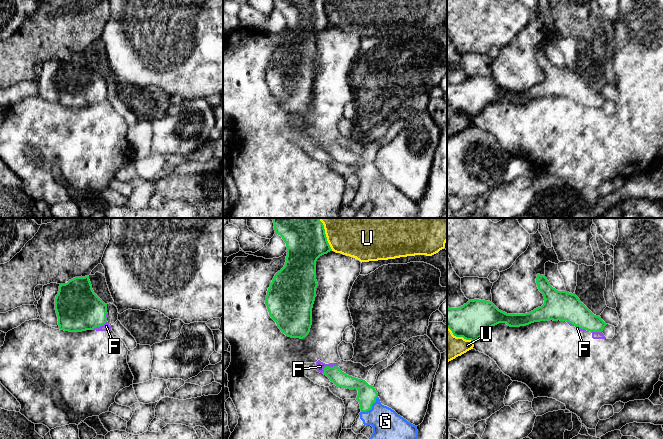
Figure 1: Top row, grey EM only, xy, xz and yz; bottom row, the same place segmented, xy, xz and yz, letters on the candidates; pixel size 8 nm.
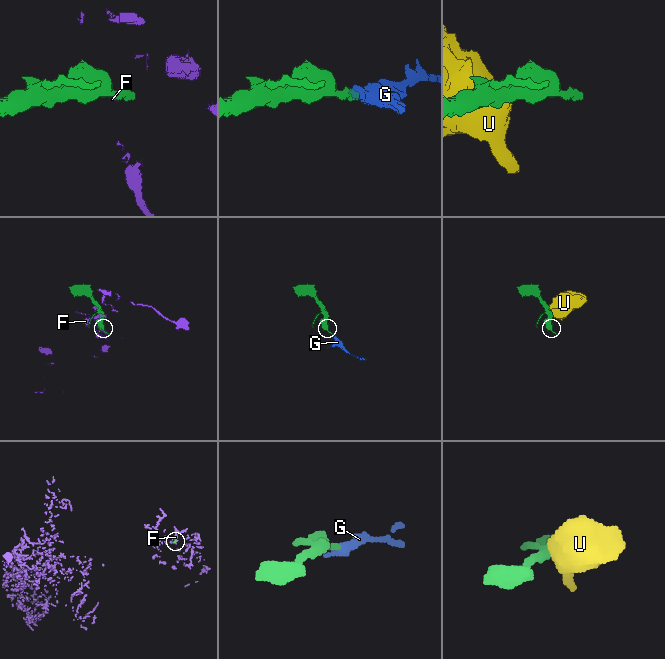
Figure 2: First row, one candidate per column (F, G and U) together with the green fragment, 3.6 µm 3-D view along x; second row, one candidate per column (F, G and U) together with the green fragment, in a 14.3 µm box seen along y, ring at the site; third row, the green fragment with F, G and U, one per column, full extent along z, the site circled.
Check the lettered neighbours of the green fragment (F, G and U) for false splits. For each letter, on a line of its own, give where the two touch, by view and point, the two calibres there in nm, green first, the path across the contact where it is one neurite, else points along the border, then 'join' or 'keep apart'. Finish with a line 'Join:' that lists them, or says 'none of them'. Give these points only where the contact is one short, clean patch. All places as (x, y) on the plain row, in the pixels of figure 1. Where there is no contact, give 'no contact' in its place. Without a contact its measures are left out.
F: meets green in xz at (328, 142); 120 nm thick on the green side, 70 nm on the other; keep apart
G: meets green in xz at (371, 183); 150 nm thick on the green side, 280 nm on the other; runs through xz (367, 171), (371, 183), (391, 207); join
U: meets green in xz at (326, 13); 320 nm thick on the green side, 280 nm on the other; keep apart
Join: G

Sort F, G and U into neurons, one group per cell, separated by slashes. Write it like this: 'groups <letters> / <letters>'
groups F / G / U

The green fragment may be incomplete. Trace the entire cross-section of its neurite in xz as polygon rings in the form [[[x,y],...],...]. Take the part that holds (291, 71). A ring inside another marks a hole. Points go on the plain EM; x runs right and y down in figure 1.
[[[274,0],[275,10],[282,13],[287,23],[287,32],[284,43],[278,47],[268,64],[265,80],[270,93],[276,98],[278,104],[291,114],[305,114],[312,101],[312,84],[316,73],[316,37],[332,27],[325,10],[323,0]]]

